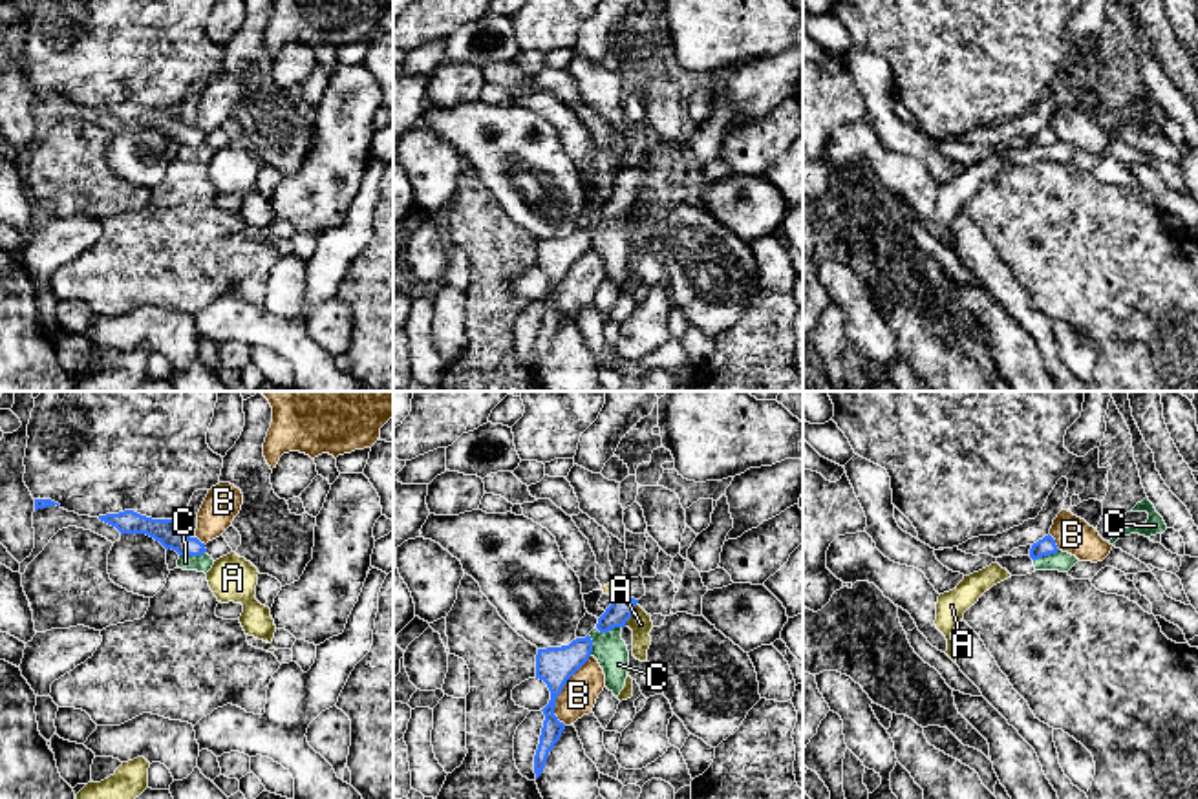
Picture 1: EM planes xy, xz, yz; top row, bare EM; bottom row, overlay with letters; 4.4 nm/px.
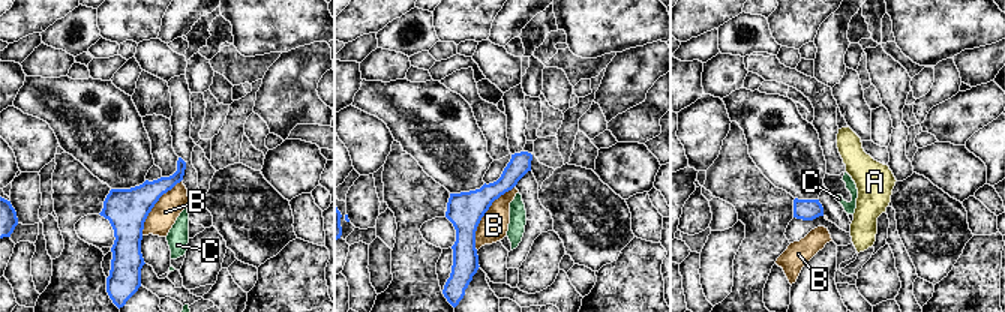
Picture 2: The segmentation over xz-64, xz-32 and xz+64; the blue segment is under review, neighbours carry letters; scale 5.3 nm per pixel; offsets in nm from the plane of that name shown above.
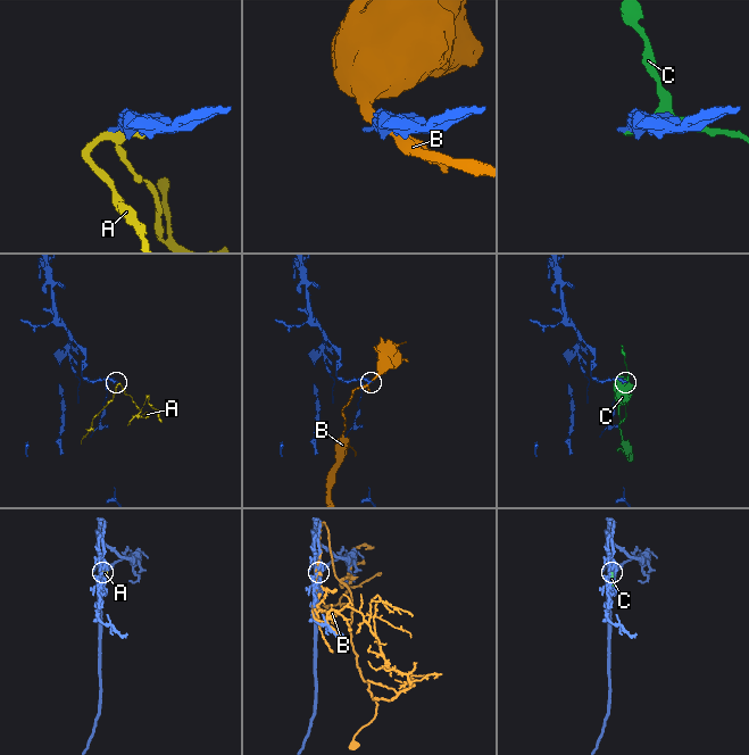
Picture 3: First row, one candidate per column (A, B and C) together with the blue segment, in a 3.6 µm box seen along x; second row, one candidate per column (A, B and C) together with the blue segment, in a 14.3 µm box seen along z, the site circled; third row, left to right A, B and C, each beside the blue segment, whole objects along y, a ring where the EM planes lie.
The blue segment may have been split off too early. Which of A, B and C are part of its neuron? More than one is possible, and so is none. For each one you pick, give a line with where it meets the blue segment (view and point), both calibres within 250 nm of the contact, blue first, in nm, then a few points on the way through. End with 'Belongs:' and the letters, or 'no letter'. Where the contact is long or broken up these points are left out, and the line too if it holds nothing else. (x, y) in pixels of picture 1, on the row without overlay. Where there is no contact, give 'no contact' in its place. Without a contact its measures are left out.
Belongs: no letter

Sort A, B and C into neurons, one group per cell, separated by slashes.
A / B / C

